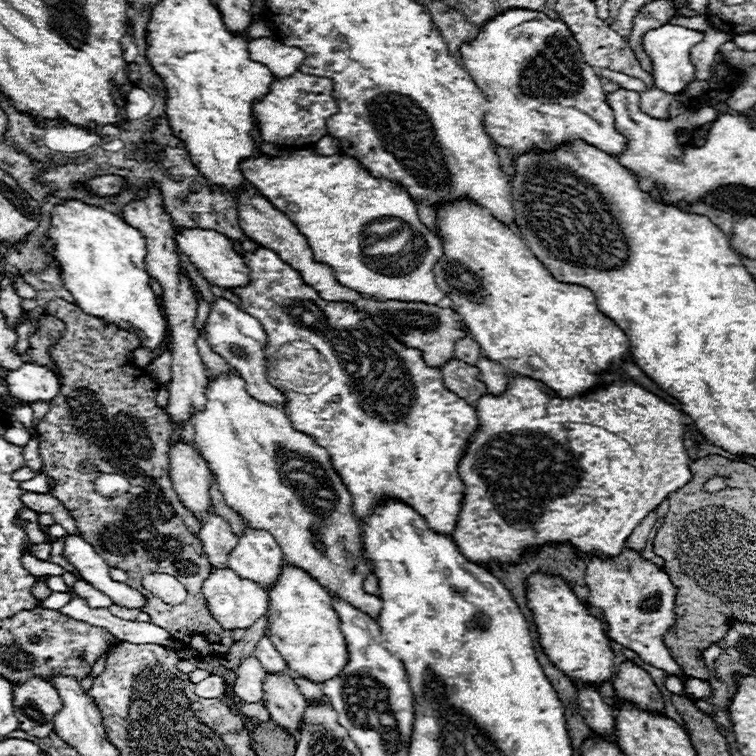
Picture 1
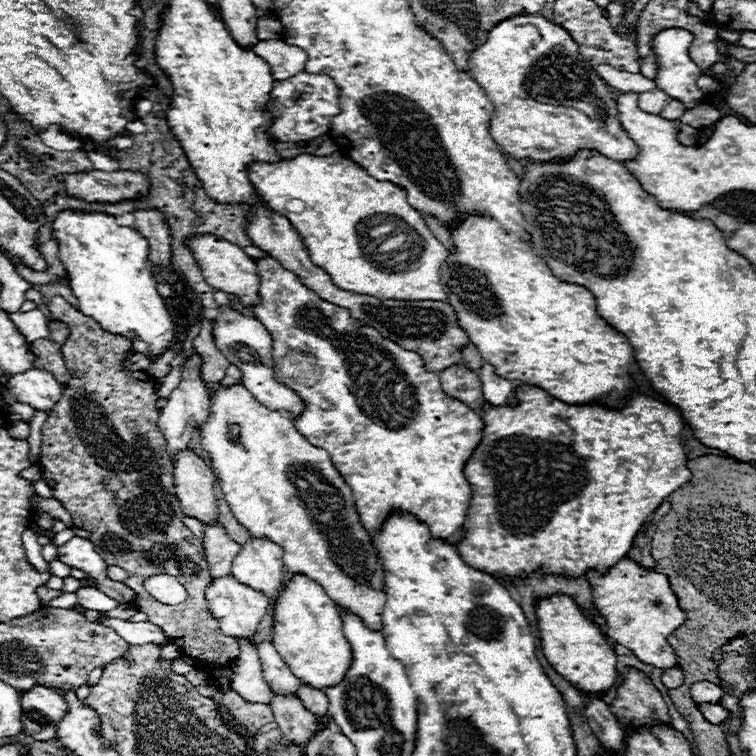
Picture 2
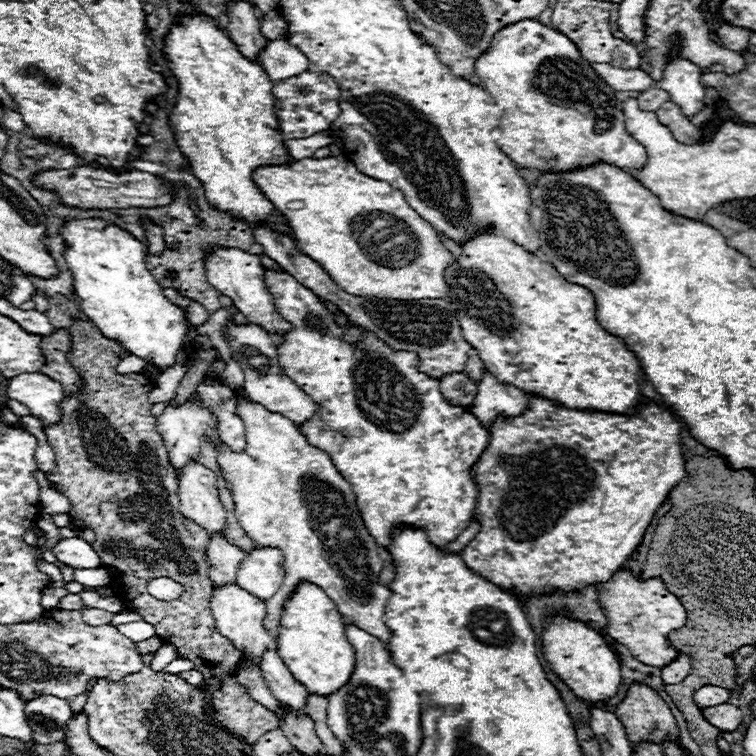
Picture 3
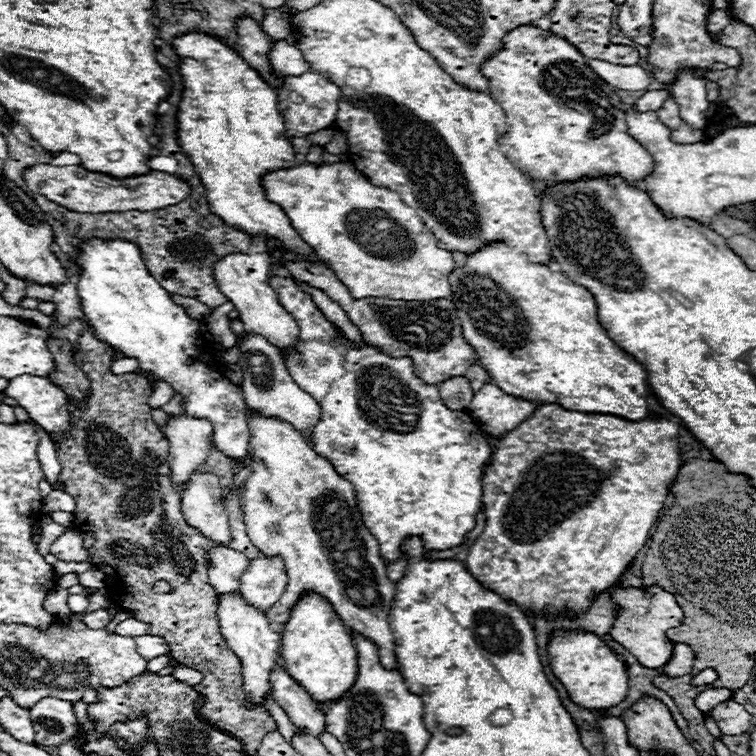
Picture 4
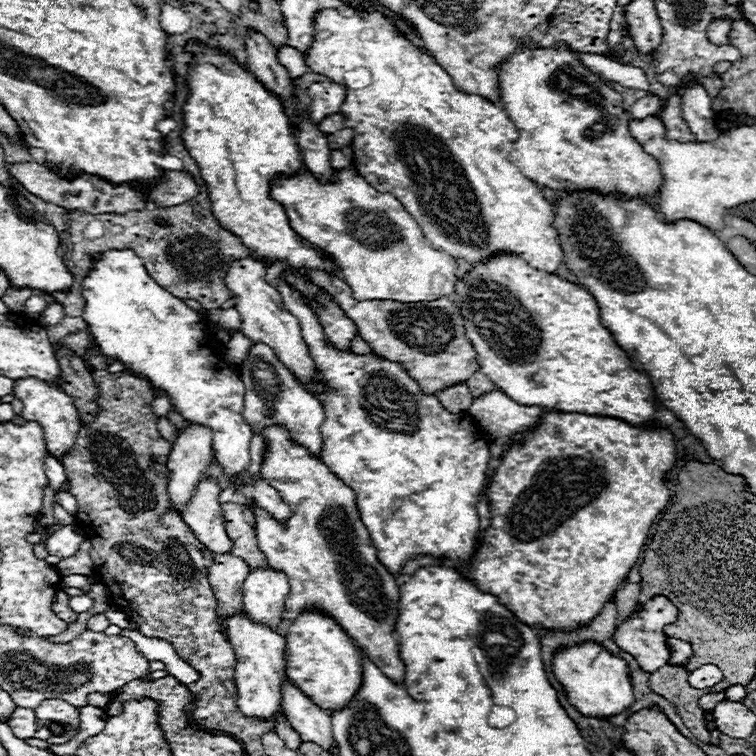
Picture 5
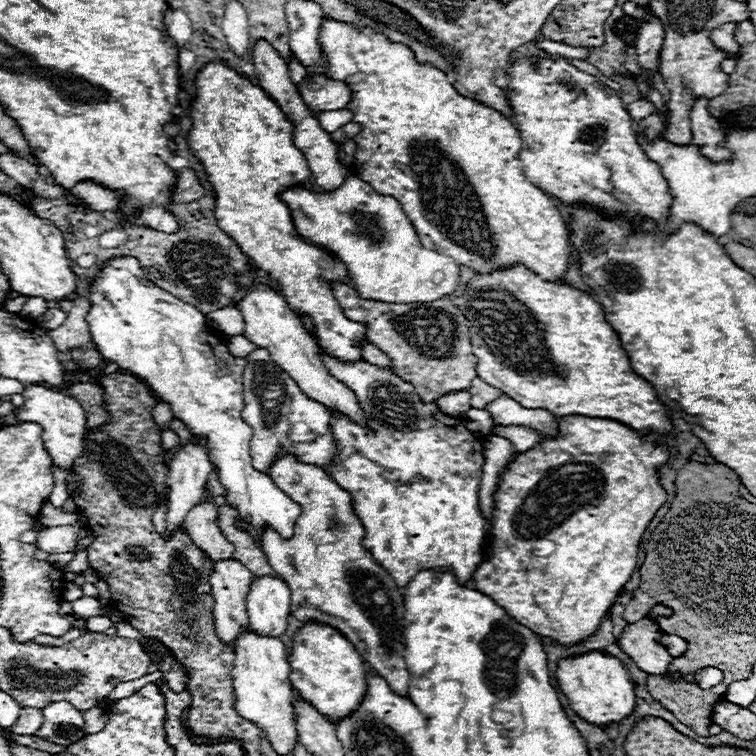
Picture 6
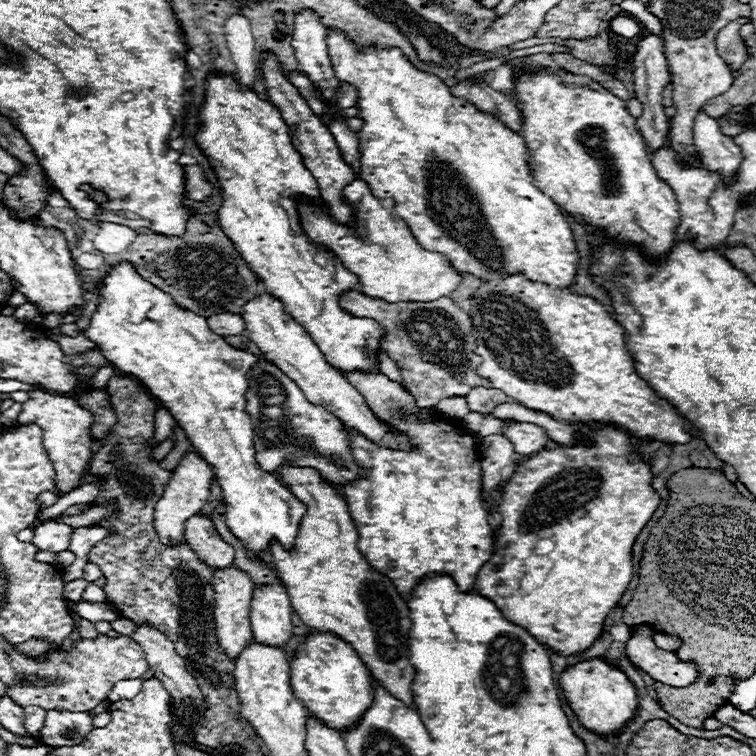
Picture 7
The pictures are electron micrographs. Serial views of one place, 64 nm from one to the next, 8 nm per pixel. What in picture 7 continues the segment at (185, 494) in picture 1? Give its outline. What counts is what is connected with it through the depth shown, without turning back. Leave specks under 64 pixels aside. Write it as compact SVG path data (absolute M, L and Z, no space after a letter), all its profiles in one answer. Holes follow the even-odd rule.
M202 514L186 520L184 538L190 548L194 548L198 556L202 556L202 562L214 570L228 568L234 562L234 548L218 536L212 520Z

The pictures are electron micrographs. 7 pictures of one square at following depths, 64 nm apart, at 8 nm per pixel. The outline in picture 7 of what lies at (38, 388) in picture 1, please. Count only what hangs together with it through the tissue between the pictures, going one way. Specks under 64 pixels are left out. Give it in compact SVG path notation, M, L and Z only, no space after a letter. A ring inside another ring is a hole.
M32 390L30 398L22 404L22 412L18 414L18 424L36 424L42 428L44 448L56 472L56 492L68 494L76 490L86 476L86 464L90 464L90 456L92 456L90 450L92 414L80 408L68 396L60 396L44 390Z

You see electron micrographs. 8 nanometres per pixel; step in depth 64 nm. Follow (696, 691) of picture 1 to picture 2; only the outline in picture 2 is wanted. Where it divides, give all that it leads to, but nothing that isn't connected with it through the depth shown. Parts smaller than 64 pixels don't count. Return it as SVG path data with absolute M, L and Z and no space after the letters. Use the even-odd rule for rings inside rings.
M700 682L700 690L698 690L698 698L694 698L696 704L718 704L724 696L724 690L712 682Z

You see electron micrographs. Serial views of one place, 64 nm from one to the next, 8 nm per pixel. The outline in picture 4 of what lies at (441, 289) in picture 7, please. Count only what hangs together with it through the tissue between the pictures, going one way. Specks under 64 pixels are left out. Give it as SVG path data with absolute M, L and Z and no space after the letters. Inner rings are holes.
M304 162L290 170L268 172L262 184L266 198L286 212L298 236L336 272L354 298L438 300L452 294L448 280L454 270L452 254L438 248L434 236L424 232L422 220L396 192L370 184L352 164L316 168ZM394 222L396 236L390 234Z

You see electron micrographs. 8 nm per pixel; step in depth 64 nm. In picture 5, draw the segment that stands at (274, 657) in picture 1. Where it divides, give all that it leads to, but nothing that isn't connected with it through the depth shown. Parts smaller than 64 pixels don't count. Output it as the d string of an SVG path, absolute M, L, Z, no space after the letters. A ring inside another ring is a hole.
M284 684L284 712L288 716L290 726L300 734L302 742L314 742L326 752L332 754L332 748L338 746L332 736L330 714L320 710L306 694L302 694L294 684Z

